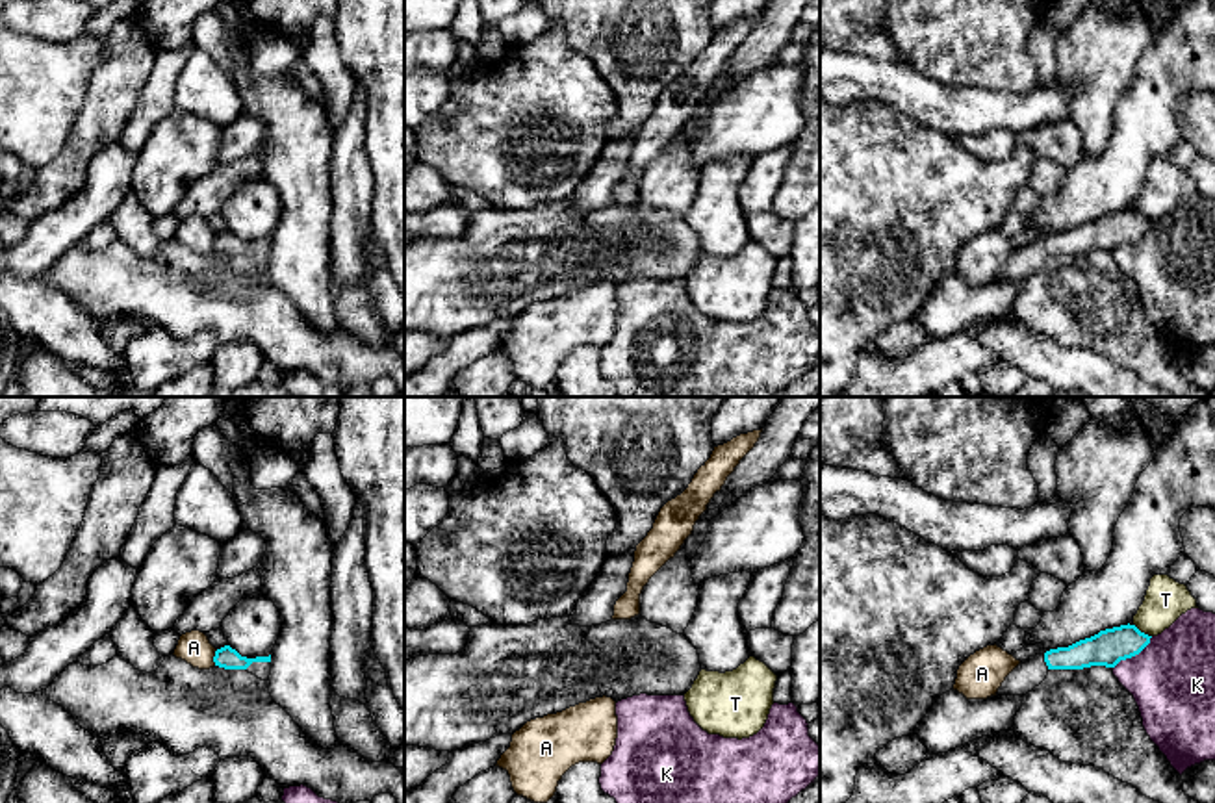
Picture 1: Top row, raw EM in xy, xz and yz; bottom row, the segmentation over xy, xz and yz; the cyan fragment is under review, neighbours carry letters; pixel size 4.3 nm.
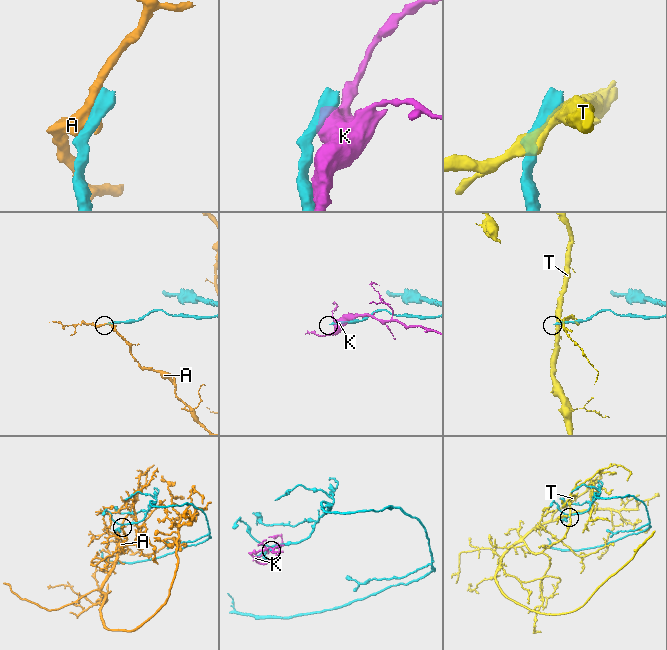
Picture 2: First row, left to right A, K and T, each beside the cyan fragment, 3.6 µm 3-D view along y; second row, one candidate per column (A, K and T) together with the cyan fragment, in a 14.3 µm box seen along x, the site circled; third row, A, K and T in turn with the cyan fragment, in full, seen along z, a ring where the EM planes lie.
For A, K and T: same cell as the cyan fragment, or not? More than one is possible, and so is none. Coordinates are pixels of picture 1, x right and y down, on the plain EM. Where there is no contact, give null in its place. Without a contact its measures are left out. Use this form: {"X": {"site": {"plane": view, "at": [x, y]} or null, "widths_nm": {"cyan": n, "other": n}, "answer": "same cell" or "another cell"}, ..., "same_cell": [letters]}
{"A": {"site": {"plane": "xy", "at": [214, 242]}, "widths_nm": {"cyan": 90, "other": 140}, "answer": "another cell"}, "K": {"site": {"plane": "yz", "at": [1132, 240]}, "widths_nm": {"cyan": 160, "other": 360}, "answer": "another cell"}, "T": {"site": {"plane": "yz", "at": [1143, 217]}, "widths_nm": {"cyan": 160, "other": 180}, "answer": "another cell"}, "same_cell": []}

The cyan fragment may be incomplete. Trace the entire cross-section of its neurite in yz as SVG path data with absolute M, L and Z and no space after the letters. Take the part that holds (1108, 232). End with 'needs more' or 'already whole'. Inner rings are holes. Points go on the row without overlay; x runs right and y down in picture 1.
M1135 210L1100 215L1068 232L1050 234L1044 239L1022 245L1002 267L996 280L1026 280L1039 271L1050 254L1083 254L1091 250L1115 252L1120 245L1139 239L1148 228L1148 219Z | needs more

